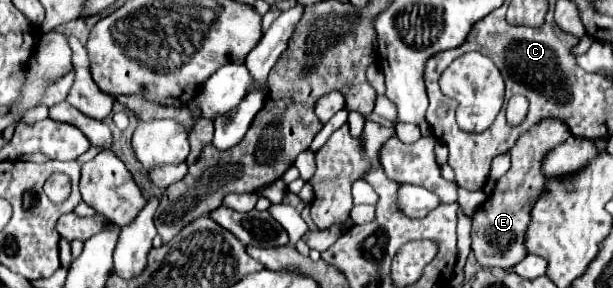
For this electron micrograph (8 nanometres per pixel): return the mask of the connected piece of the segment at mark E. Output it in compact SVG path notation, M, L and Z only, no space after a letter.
M546 118L522 134L512 148L512 168L508 174L496 180L496 190L480 204L472 216L472 252L482 268L512 268L526 258L526 228L530 224L530 210L534 202L546 190L546 176L542 172L542 160L550 150L564 144L570 130L556 118Z

